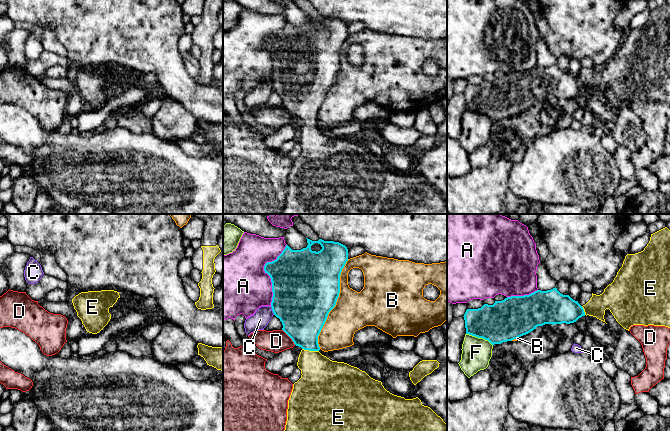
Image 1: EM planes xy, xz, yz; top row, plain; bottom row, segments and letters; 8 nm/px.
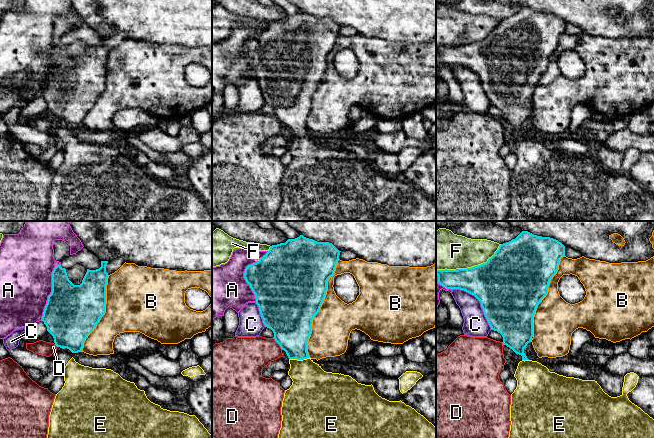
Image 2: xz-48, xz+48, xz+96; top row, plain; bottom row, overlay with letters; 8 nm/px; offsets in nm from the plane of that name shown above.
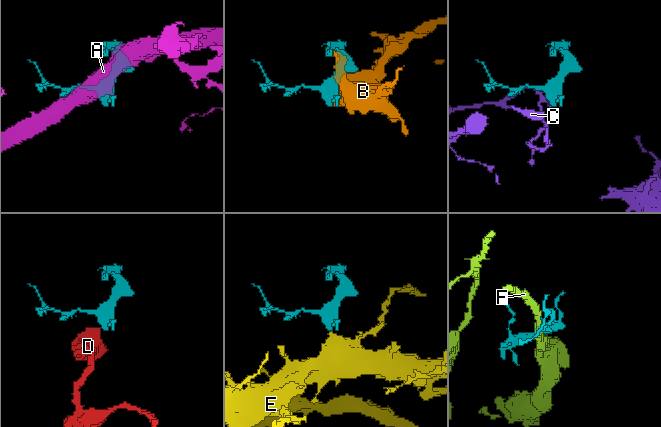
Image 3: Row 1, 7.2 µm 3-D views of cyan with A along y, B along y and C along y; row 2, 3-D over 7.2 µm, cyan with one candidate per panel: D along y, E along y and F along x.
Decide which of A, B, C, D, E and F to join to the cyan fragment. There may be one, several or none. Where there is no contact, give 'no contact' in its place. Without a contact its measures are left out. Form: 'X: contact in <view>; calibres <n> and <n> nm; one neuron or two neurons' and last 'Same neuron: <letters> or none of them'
A: contact in xz; calibres 420 and 500 nm; two neurons
B: contact in xz; calibres 500 and 300 nm; two neurons
C: contact in xz; calibres 460 and 140 nm; two neurons
D: contact in xz; calibres 400 and 180 nm; two neurons
E: contact in xz; calibres 320 and 320 nm; one neuron
F: contact in yz; calibres 320 and 240 nm; two neurons
Same neuron: E

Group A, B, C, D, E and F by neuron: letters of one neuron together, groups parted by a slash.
A / B / C / D / E / F

